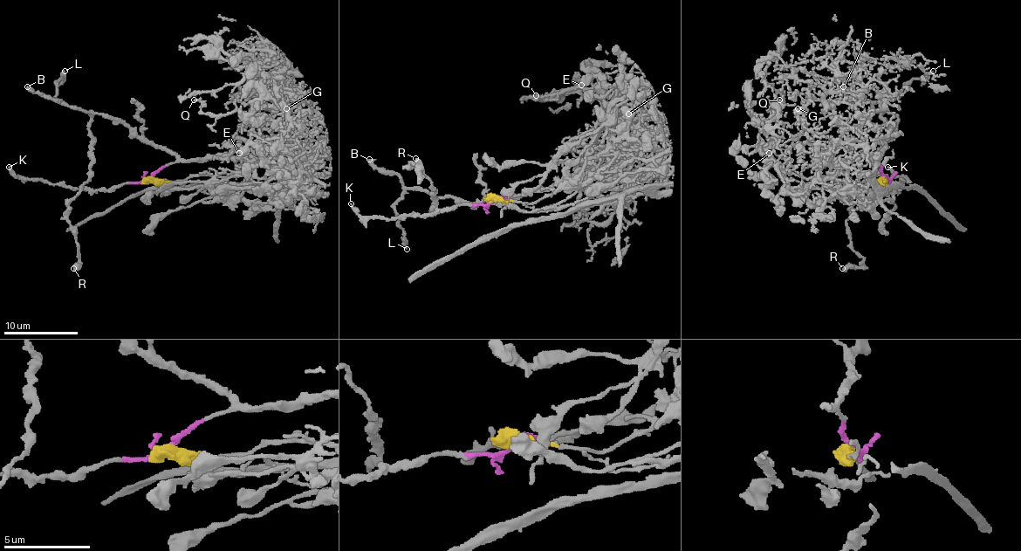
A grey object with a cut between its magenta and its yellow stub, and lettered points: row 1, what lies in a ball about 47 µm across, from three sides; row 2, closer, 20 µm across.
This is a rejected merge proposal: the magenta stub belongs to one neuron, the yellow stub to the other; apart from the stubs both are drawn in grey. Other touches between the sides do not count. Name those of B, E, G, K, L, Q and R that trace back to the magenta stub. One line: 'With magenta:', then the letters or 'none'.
With magenta: B, K, L, R

